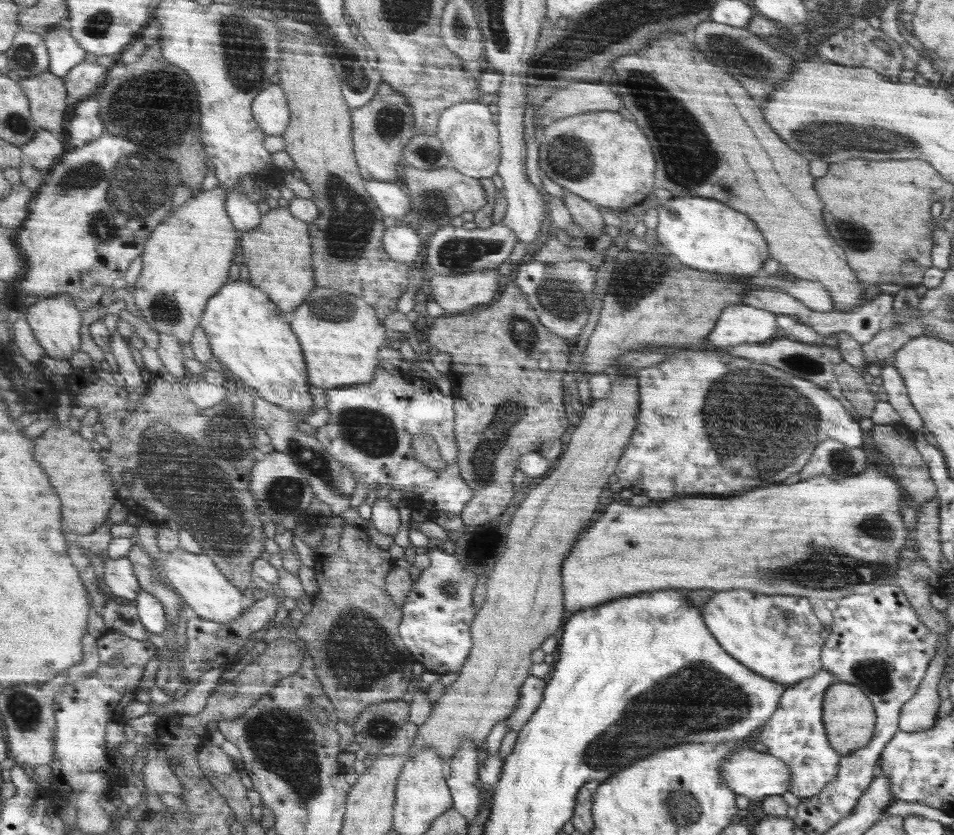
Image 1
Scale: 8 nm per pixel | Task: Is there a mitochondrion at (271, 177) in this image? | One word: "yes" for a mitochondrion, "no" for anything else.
no

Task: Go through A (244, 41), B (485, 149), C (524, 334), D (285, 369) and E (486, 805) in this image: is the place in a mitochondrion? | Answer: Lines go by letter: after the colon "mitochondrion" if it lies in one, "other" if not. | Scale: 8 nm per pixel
A: mitochondrion
B: other
C: mitochondrion
D: other
E: other

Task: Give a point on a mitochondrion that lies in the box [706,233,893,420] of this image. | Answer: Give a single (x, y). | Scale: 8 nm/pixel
(806, 365)

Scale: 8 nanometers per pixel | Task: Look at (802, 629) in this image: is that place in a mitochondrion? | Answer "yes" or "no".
no

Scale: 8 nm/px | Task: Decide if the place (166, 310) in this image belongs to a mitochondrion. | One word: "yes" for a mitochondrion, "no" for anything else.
yes

